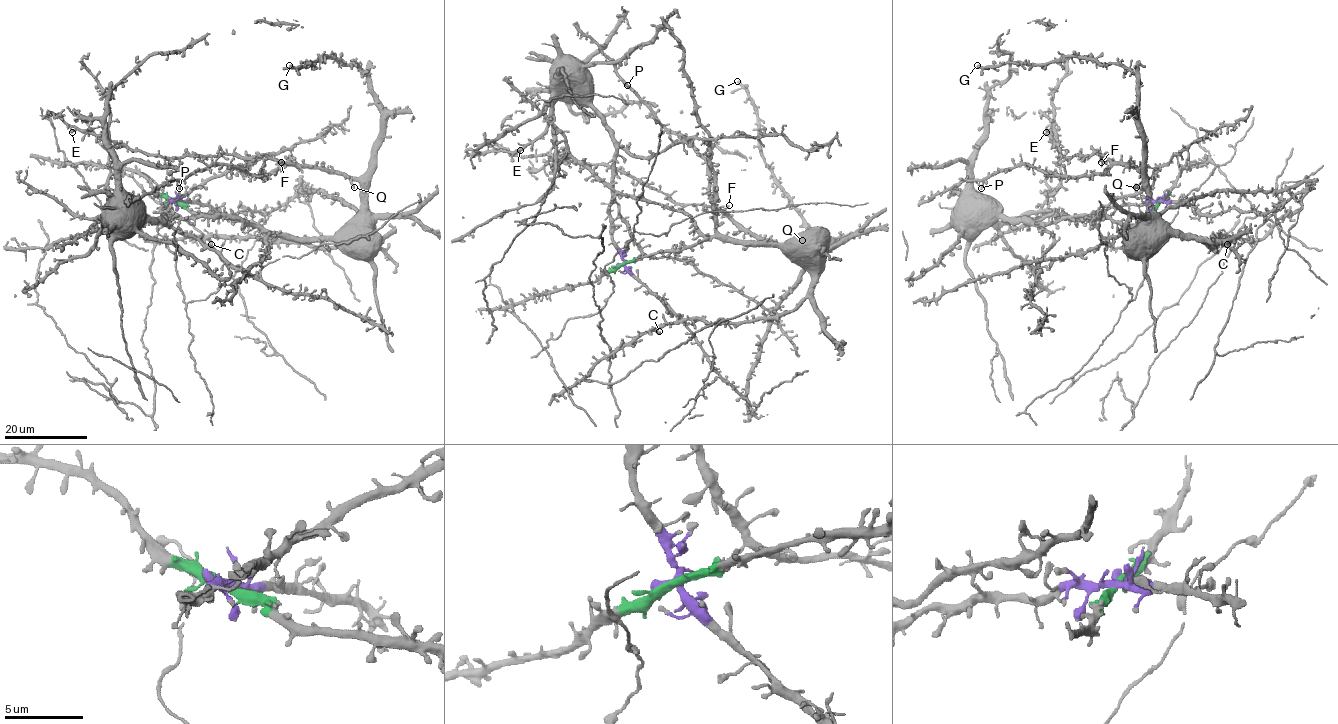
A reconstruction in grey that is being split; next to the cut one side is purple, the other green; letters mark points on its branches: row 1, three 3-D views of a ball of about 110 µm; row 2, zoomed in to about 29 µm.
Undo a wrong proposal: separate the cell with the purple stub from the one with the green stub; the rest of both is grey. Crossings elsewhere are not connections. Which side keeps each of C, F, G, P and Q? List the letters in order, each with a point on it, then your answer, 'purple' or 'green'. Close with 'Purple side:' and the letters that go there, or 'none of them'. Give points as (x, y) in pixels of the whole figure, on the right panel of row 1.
C: place (1227, 244); green
F: place (1101, 162); green
G: place (977, 65); green
P: place (981, 188); green
Q: place (1136, 187); green
Purple side: none of them

